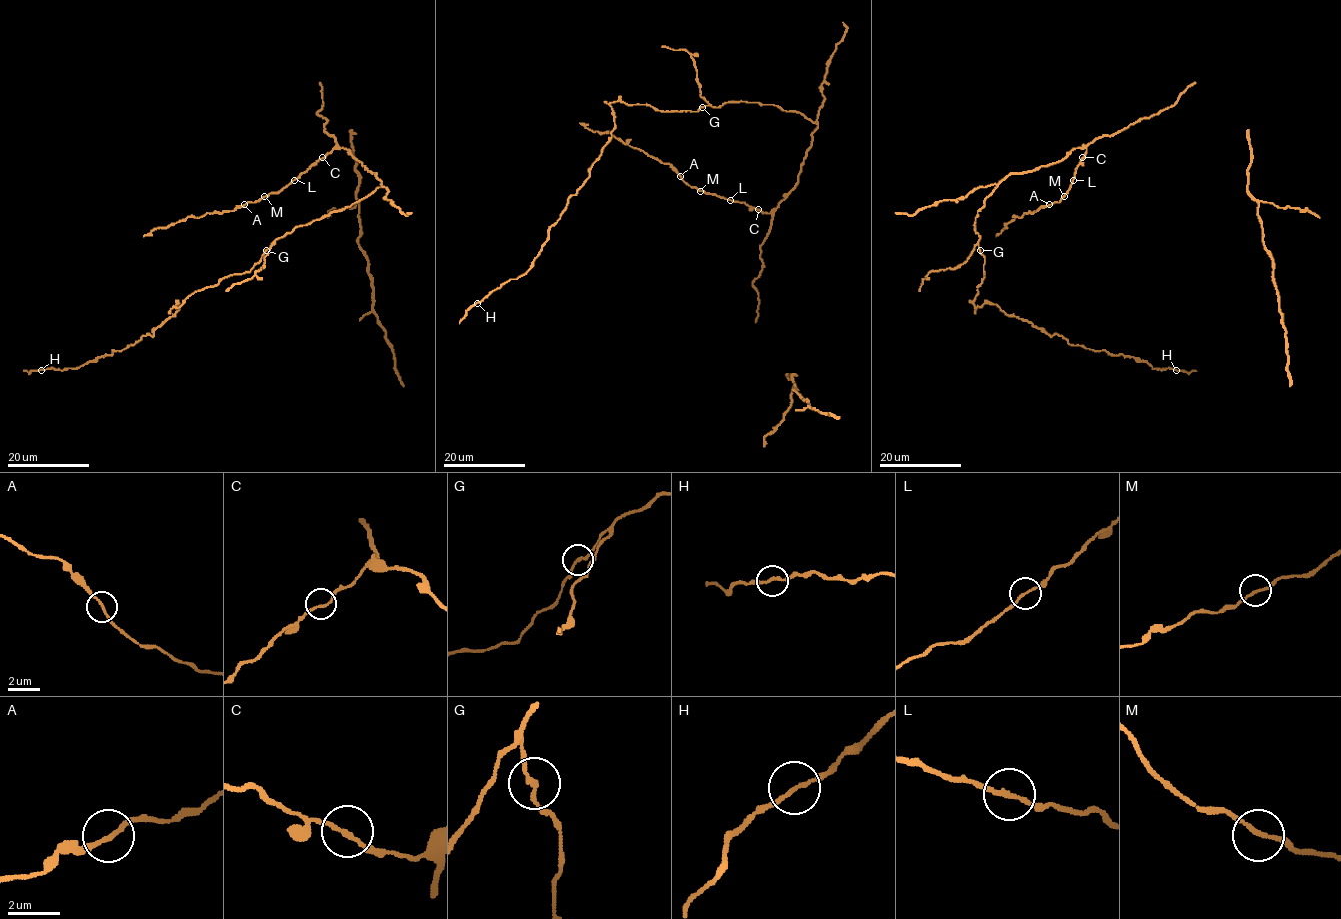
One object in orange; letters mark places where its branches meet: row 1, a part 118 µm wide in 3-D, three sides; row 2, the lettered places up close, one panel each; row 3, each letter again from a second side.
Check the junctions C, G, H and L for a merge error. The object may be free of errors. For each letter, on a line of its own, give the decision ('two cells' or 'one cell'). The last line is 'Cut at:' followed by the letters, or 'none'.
C: one cell
G: one cell
H: one cell
L: one cell
Cut at: none

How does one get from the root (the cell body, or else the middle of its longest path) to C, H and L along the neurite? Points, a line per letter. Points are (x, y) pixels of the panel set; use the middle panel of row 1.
C: (812, 137), (812, 145), (807, 152), (796, 184), (770, 213), (758, 209)
H: (812, 137), (817, 124), (773, 104), (729, 101), (661, 111), (611, 102), (611, 138), (533, 265), (477, 303)
L: (812, 137), (812, 145), (807, 152), (796, 184), (770, 213), (730, 200)

